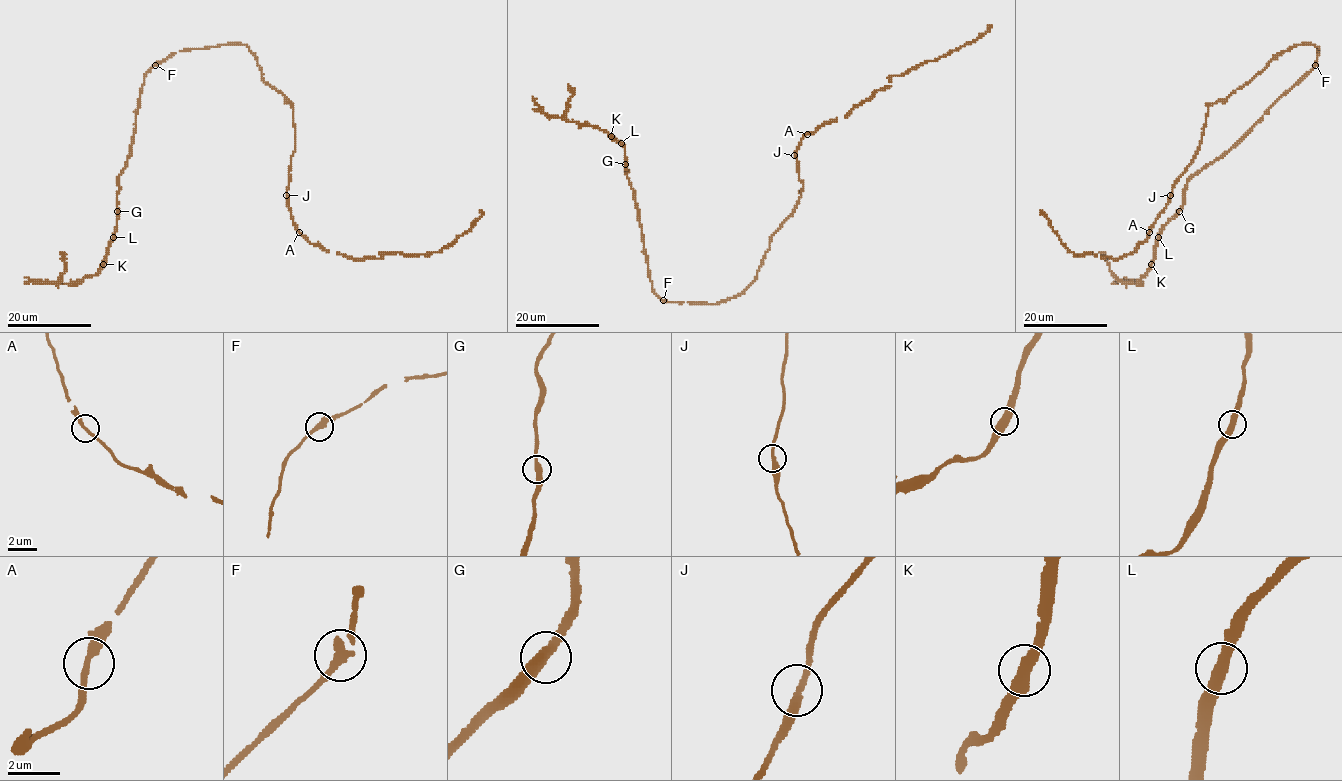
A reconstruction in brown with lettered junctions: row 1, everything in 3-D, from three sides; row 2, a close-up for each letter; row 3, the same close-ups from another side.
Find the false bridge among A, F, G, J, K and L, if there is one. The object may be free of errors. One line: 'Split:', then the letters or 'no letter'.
Split: no letter

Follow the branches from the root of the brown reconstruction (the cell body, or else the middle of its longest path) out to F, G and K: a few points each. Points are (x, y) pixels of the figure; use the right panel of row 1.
F: (1282, 51), (1301, 44), (1316, 46), (1315, 65)
G: (1282, 51), (1296, 45), (1311, 44), (1318, 48), (1317, 61), (1232, 147), (1188, 180), (1184, 204), (1179, 211)
K: (1282, 51), (1311, 44), (1318, 48), (1317, 61), (1232, 147), (1188, 180), (1184, 204), (1163, 227), (1151, 264)

